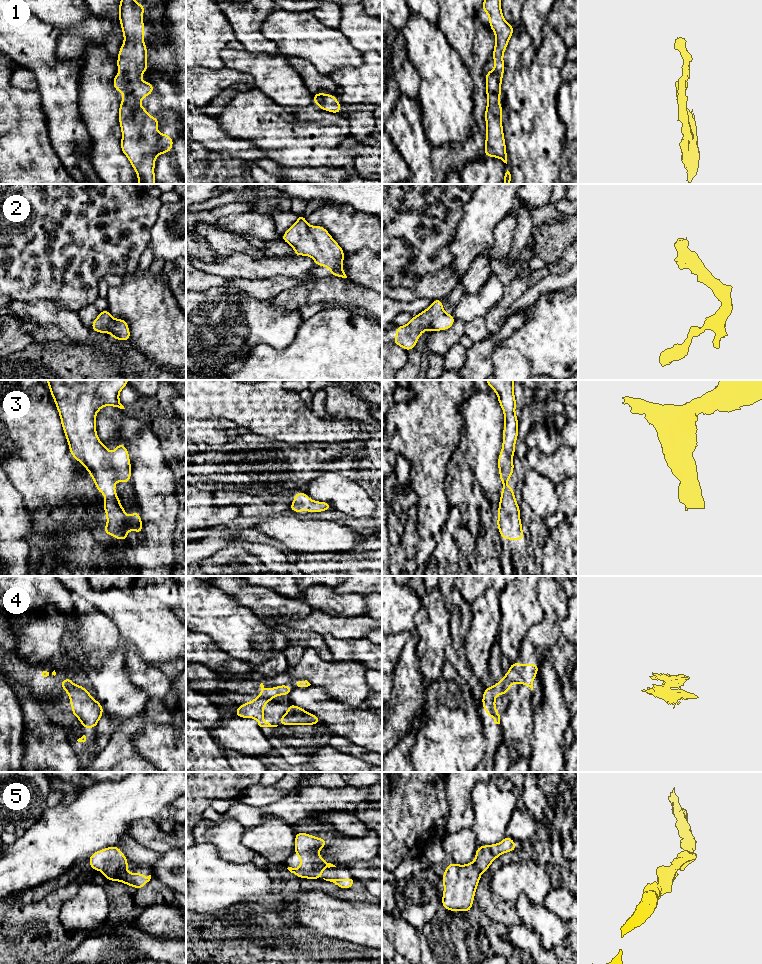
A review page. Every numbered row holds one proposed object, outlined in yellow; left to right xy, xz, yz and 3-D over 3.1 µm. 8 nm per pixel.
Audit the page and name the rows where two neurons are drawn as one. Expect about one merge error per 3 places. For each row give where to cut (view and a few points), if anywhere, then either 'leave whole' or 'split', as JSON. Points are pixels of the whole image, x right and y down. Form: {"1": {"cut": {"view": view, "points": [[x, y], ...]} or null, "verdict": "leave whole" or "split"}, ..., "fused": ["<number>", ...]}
{"1": {"cut": null, "verdict": "leave whole"}, "2": {"cut": null, "verdict": "leave whole"}, "3": {"cut": null, "verdict": "leave whole"}, "4": {"cut": {"view": "xy", "points": [[74, 684], [66, 688], [67, 693]]}, "verdict": "split"}, "5": {"cut": null, "verdict": "leave whole"}, "fused": ["4"]}

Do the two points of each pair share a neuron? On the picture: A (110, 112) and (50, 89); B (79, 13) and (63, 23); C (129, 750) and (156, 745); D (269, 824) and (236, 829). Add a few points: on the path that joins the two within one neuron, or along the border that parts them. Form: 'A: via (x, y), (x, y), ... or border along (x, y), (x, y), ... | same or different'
A: border along (78, 76), (78, 112), (83, 122) | different
B: via (75, 13), (67, 19) | same
C: border along (141, 726), (129, 738), (135, 749), (135, 754) | different
D: border along (243, 830), (241, 842), (254, 851) | different

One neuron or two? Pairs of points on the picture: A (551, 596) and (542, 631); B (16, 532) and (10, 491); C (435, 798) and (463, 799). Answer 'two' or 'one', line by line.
A: one
B: one
C: two

